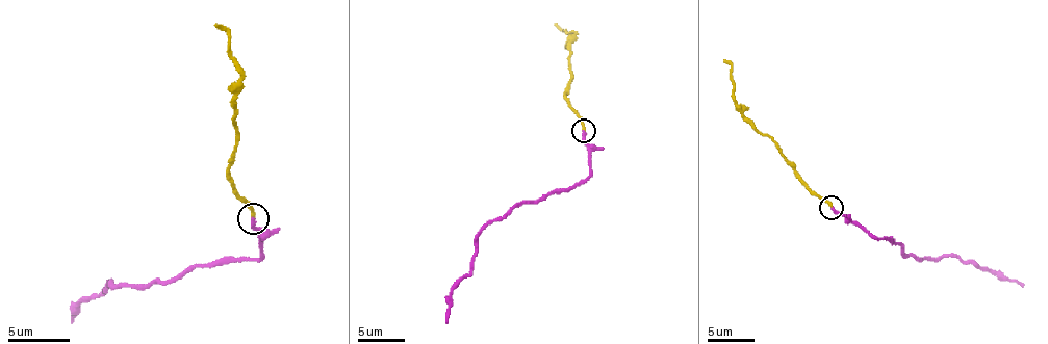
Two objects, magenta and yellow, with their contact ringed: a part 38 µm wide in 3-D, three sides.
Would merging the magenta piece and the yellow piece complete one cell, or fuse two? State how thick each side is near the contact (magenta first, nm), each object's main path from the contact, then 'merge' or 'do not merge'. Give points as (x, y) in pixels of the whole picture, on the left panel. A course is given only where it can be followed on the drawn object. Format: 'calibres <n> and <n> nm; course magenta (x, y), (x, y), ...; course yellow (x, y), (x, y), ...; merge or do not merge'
calibres 240 and 200 nm; course magenta (252, 219), (261, 243), (258, 259), (197, 265), (159, 281), (113, 284), (80, 306), (71, 323); course yellow (252, 216), (249, 204), (227, 176), (236, 142), (233, 97), (239, 81), (230, 38), (215, 23); do not merge

